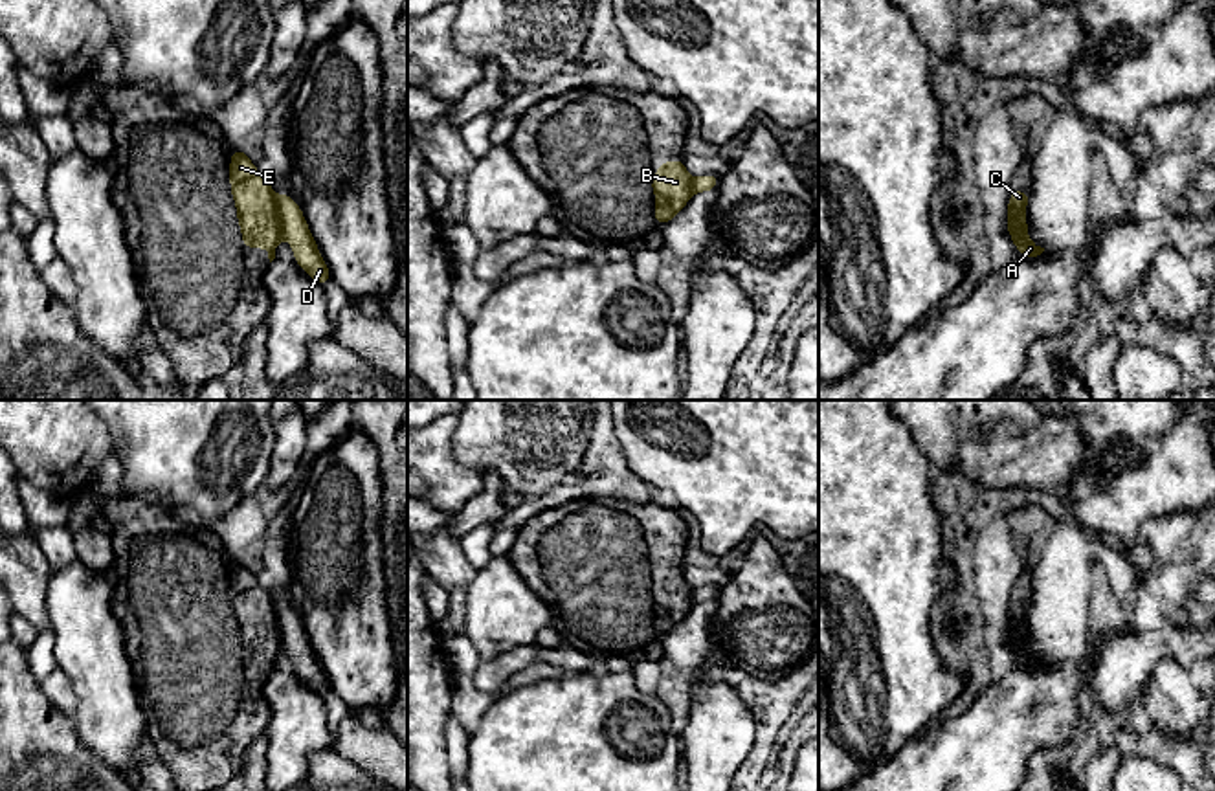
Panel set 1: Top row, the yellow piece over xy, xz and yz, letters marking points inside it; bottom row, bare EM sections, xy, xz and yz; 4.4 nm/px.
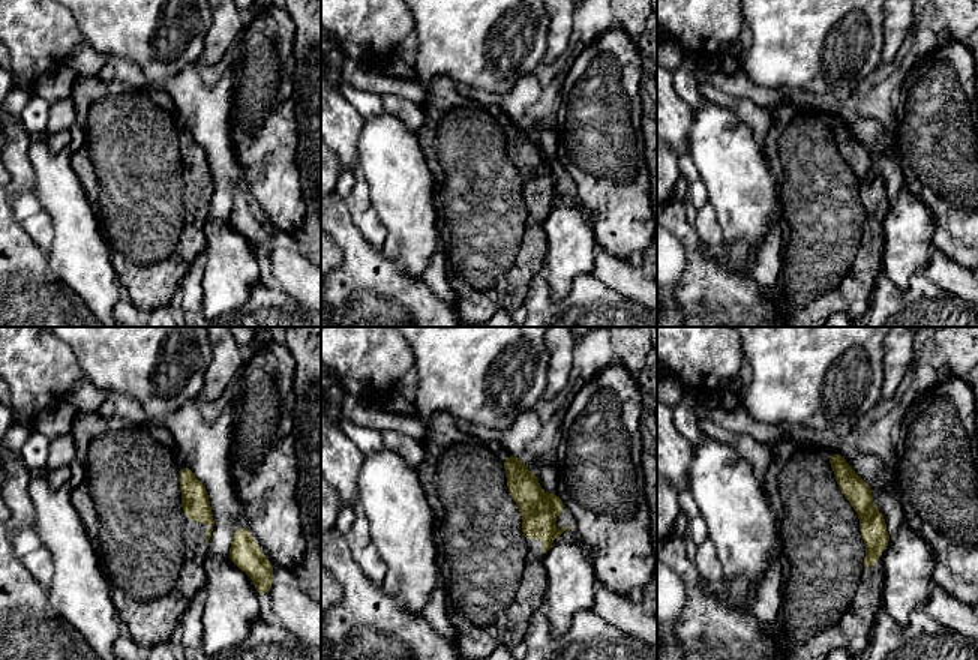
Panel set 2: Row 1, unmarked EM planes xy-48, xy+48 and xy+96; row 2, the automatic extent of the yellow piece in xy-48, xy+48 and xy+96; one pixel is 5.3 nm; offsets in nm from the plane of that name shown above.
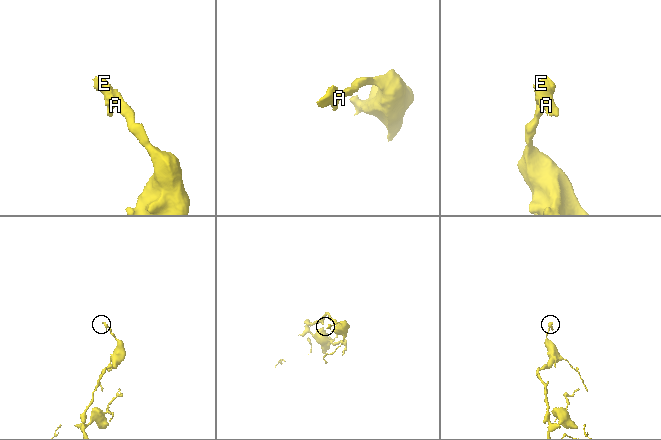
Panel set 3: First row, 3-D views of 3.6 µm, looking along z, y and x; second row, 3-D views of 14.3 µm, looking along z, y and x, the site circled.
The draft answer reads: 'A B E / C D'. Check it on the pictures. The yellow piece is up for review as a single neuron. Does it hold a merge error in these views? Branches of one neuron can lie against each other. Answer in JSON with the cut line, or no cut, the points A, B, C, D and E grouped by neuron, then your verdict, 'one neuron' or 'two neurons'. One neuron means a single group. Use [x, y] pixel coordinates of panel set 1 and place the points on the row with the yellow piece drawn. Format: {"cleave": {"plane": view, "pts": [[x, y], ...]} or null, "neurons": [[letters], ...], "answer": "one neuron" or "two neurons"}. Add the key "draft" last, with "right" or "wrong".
{"cleave": {"plane": "xy", "pts": [[276, 202], [281, 233]]}, "neurons": [["A", "B", "E"], ["C", "D"]], "answer": "two neurons", "draft": "right"}

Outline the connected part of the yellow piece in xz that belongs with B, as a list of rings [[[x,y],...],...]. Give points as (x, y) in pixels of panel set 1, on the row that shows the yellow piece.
[[[685,158],[661,162],[650,176],[655,195],[653,218],[657,226],[668,224],[692,198],[692,176],[685,169]]]

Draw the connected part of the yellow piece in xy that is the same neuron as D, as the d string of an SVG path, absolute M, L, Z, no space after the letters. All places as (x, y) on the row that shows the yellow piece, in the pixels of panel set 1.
M277 193L277 209L281 213L281 235L290 242L294 261L314 281L327 286L332 281L329 266L319 253L299 204L286 193Z

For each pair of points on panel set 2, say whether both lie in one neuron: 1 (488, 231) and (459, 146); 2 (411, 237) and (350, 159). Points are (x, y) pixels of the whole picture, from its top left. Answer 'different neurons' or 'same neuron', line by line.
1: same neuron
2: different neurons

